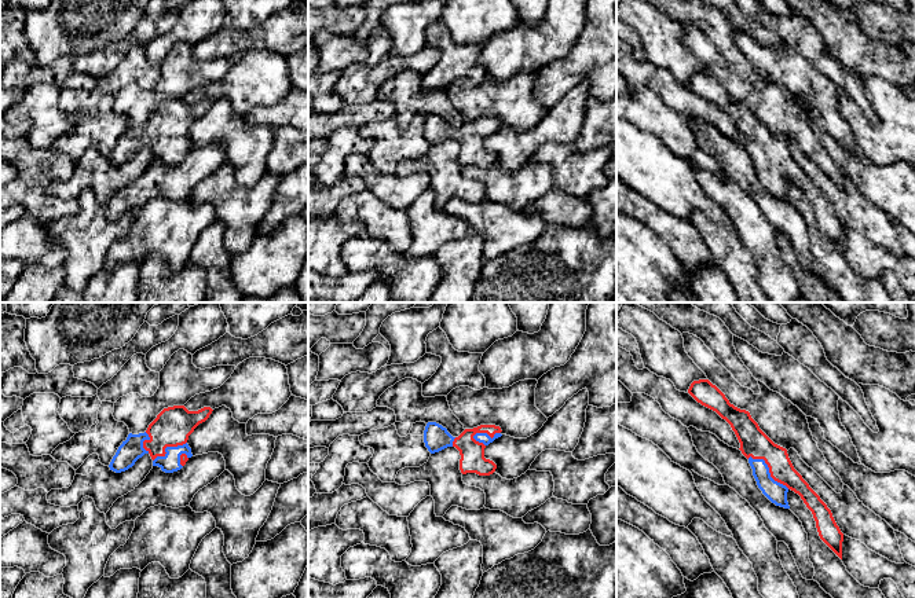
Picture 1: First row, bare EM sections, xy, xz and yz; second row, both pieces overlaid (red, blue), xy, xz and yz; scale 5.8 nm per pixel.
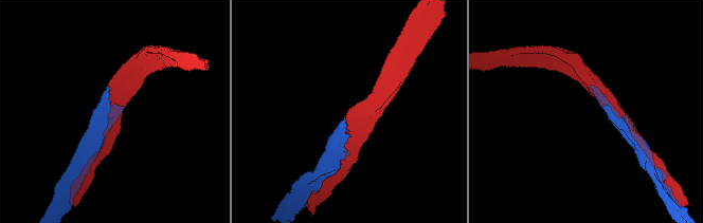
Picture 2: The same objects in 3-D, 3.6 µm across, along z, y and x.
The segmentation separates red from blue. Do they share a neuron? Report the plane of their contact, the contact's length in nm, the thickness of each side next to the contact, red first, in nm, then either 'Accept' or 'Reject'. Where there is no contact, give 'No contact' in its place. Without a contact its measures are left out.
Touches red in yz. Shared border 300 nm. Thickness 170 nm (red) against 120 nm. Accept

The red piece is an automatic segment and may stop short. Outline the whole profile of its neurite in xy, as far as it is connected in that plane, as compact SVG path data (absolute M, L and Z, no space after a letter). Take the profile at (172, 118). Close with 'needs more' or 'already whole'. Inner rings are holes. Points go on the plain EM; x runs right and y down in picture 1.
M184 98L164 100L144 125L128 126L113 148L110 162L125 164L144 146L165 165L180 162L193 148L189 128L212 103L211 99L198 103L189 103Z; needs more

